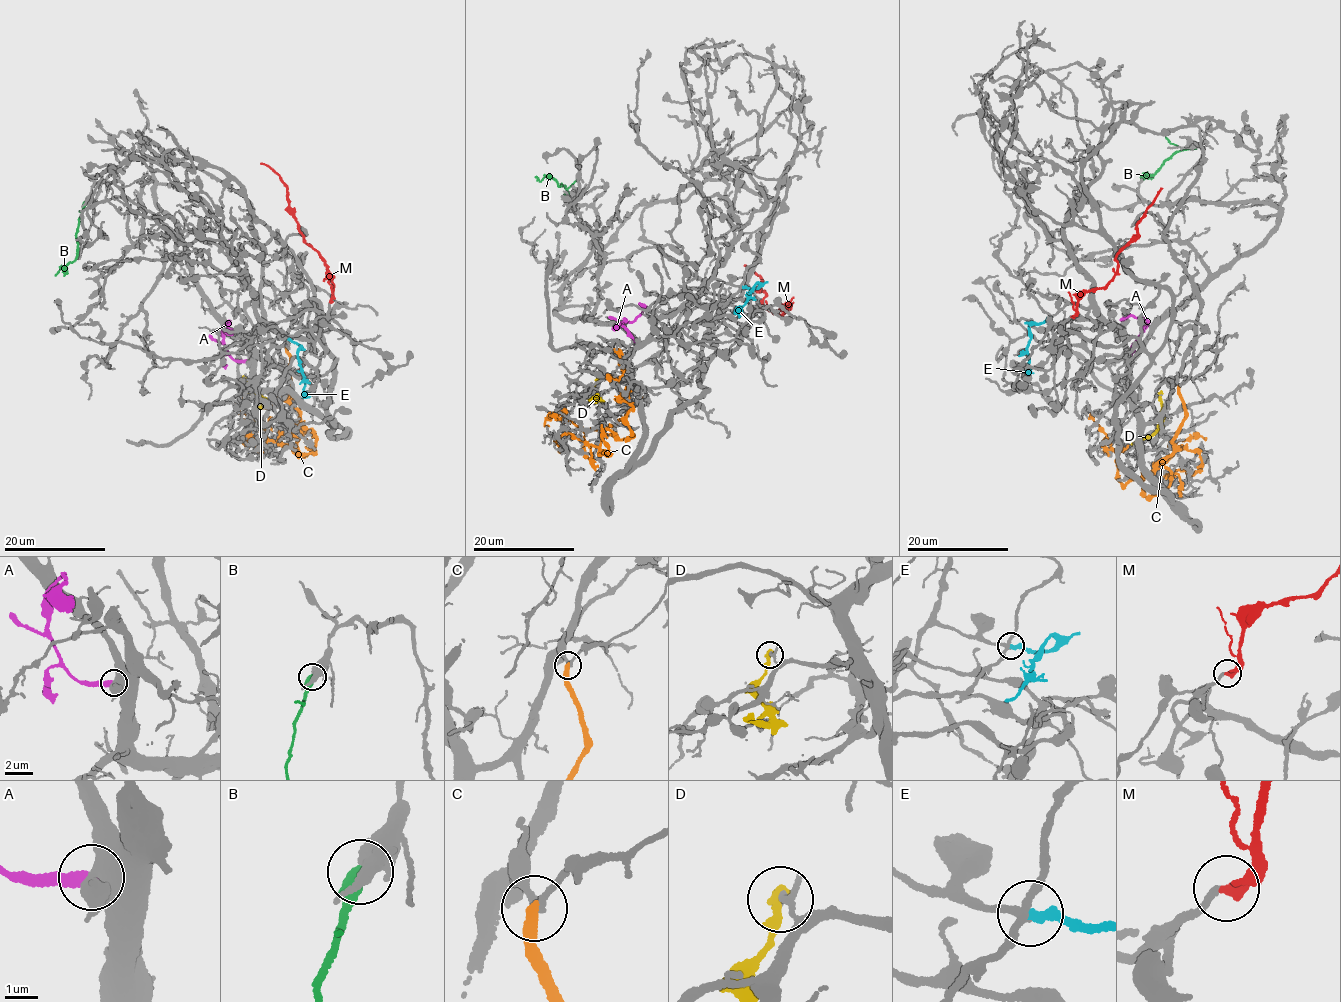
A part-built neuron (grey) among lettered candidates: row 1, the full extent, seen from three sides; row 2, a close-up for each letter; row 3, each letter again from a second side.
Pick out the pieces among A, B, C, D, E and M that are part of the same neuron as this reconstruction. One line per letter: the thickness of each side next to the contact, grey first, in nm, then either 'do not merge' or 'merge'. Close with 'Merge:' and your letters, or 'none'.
A: calibres 550 and 360 nm; do not merge
B: calibres 440 and 550 nm; do not merge
C: calibres 170 and 320 nm; do not merge
D: calibres 140 and 440 nm; do not merge
E: calibres 220 and 320 nm; merge
M: calibres 200 and 340 nm; merge
Merge: E, M

